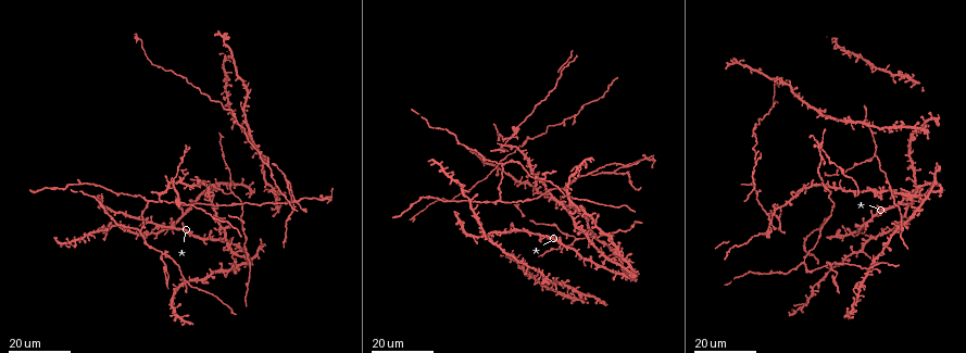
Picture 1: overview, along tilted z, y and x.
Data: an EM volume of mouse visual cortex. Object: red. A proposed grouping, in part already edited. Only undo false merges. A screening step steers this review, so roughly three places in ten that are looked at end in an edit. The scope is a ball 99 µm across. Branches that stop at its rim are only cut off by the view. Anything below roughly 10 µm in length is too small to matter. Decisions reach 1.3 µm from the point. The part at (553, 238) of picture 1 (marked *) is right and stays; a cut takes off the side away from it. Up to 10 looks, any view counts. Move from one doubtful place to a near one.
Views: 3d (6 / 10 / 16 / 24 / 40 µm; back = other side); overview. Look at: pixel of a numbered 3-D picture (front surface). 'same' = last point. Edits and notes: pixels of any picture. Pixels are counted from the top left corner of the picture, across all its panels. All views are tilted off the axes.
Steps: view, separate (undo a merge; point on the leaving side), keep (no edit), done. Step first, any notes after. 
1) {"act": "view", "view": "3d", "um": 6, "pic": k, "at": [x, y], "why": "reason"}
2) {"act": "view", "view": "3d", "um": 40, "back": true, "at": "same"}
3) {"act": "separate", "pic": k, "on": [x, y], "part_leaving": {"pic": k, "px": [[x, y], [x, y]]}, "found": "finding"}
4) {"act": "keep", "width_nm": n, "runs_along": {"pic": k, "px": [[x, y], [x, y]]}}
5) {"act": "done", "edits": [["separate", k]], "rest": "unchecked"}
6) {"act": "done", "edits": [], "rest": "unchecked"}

{"act": "view", "view": "3d", "um": 24, "pic": 1, "at": [874, 153], "why": "three-way junction"}

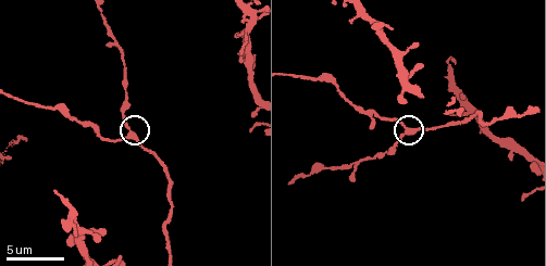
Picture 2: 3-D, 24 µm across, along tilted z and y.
{"act": "view", "view": "3d", "um": 6, "pic": 2, "at": [130, 134], "why": "zoom in"}

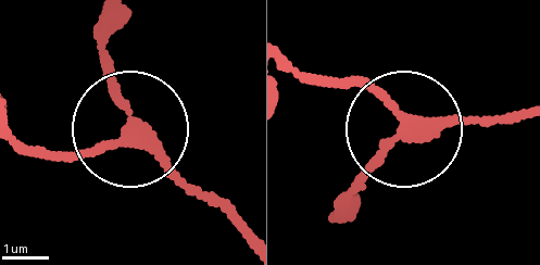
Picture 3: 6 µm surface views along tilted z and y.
{"act": "keep", "side_arm_um": 23, "found": "all the same neuron"}

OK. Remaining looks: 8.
{"act": "view", "view": "3d", "um": 16, "pic": 1, "at": [235, 78], "why": "three arms meet"}

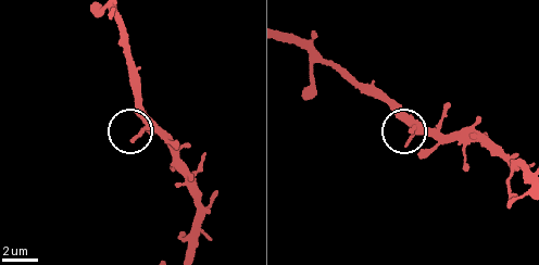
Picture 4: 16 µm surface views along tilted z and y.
{"act": "view", "view": "3d", "um": 10, "pic": 4, "at": [413, 128]}

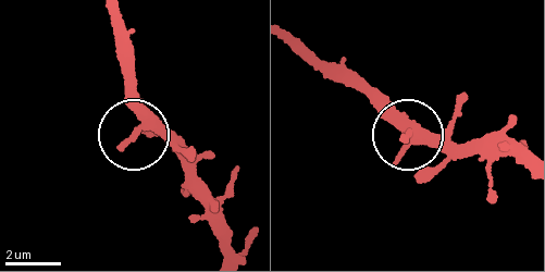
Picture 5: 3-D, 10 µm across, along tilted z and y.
{"act": "keep", "arms": 3, "runs_along": {"pic": 5, "px": [[222, 250], [169, 139], [136, 127], [136, 101], [122, 64]]}, "found": "all the same neuron"}

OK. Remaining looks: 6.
{"act": "view", "view": "3d", "um": 24, "pic": 1, "at": [115, 213], "why": "a fork"}

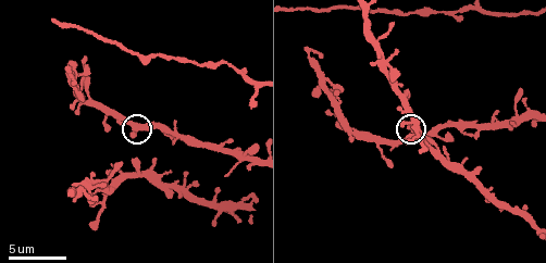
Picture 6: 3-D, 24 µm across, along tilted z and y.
{"act": "view", "view": "3d", "um": 10, "pic": 6, "at": [131, 126], "why": "closer look"}

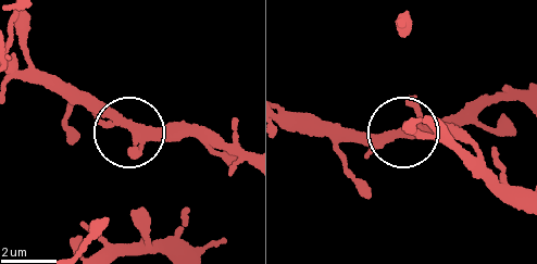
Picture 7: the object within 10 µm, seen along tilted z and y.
{"act": "view", "view": "3d", "um": 6, "pic": 7, "at": [134, 131]}

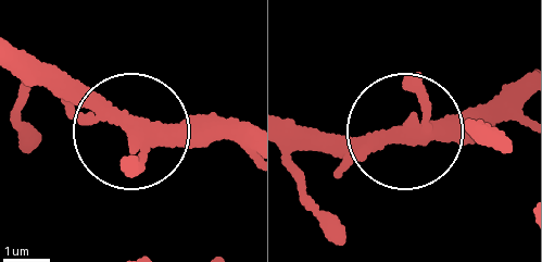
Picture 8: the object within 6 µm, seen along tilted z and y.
{"act": "keep", "arms": 3, "found": "continuous, no second neuron"}

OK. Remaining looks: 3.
{"act": "view", "view": "3d", "um": 24, "pic": 1, "at": [186, 280], "why": "arms part here"}

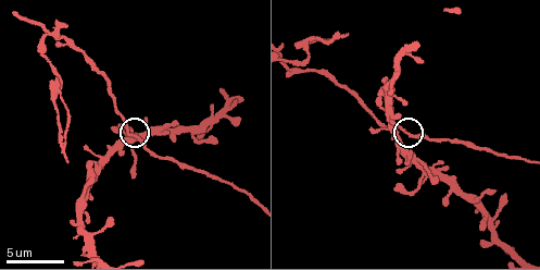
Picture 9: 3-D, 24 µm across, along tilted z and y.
{"act": "view", "view": "3d", "um": 10, "pic": 9, "at": [409, 135], "why": "closer look"}

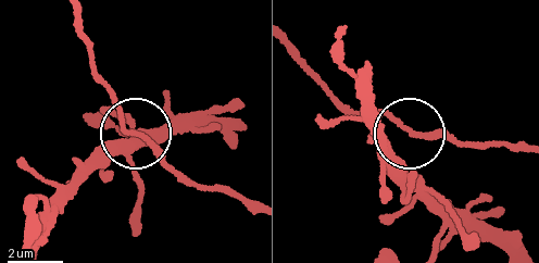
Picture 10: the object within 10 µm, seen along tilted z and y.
{"act": "view", "view": "3d", "um": 10, "back": true, "pic": 10, "at": [135, 131]}

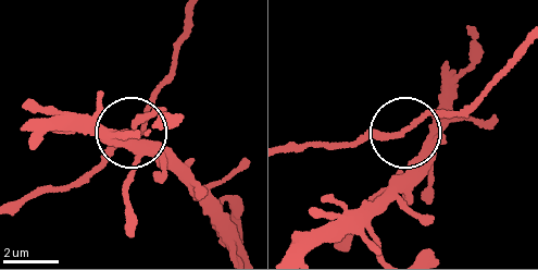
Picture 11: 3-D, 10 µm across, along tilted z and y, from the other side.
{"act": "keep", "arms": 3, "runs_along": {"pic": 11, "px": [[309, 246], [379, 216], [400, 179], [402, 133], [342, 144]]}, "found": "continuous, no second neuron"}

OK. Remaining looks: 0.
{"act": "done", "edits": [], "rest": "unchecked"}

